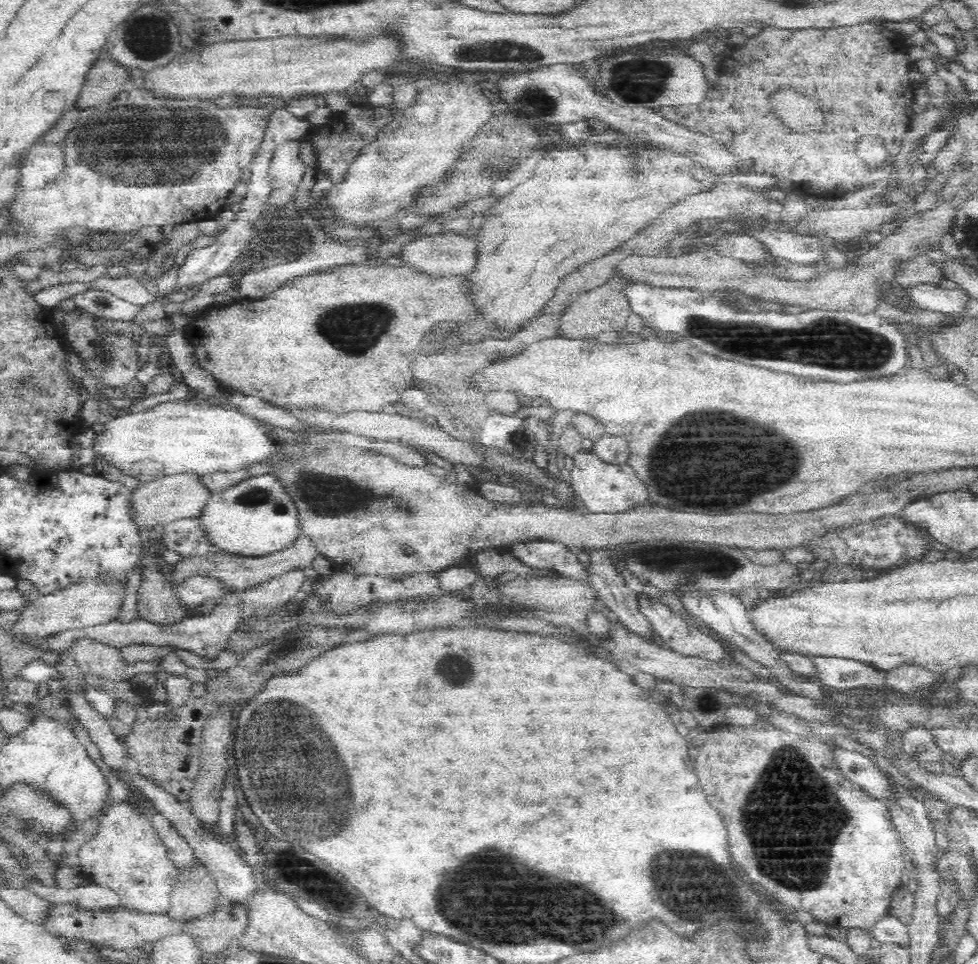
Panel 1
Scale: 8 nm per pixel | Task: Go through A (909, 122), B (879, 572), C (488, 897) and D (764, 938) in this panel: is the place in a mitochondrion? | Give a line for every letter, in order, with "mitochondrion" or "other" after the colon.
A: other
B: other
C: mitochondrion
D: mitochondrion

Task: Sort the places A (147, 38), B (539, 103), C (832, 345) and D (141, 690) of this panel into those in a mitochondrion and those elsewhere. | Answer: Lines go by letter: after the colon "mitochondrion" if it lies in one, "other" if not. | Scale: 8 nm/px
A: mitochondrion
B: mitochondrion
C: mitochondrion
D: other

